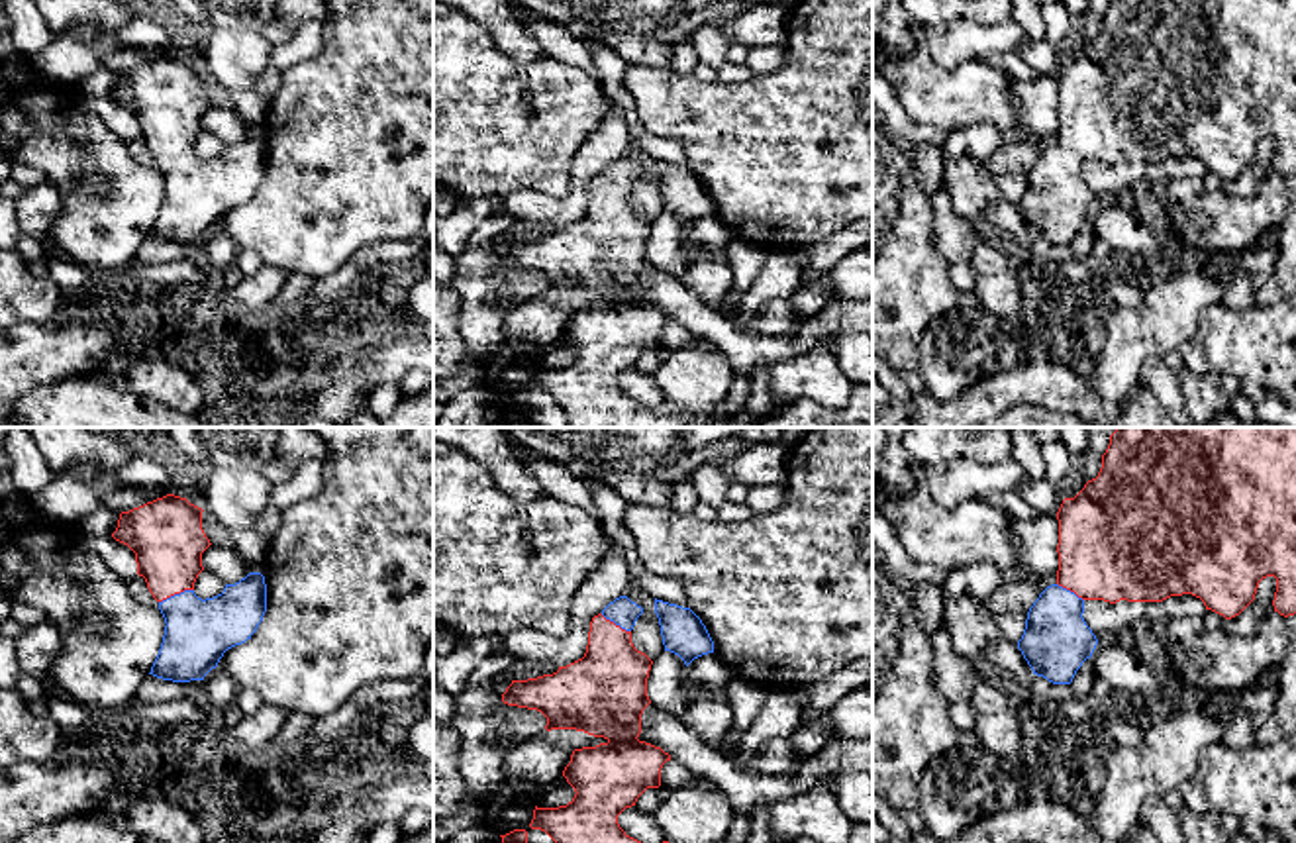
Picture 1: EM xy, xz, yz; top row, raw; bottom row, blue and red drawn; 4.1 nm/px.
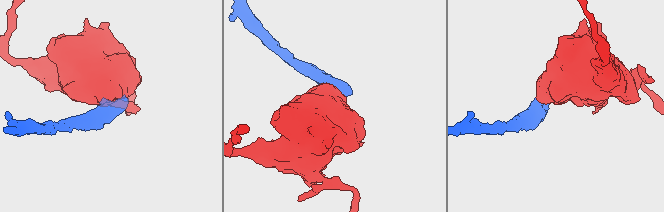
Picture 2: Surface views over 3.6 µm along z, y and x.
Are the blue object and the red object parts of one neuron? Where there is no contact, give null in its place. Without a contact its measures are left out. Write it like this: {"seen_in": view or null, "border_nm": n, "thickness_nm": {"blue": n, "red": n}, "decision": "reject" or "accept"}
{"seen_in": "xy", "border_nm": 160, "thickness_nm": {"blue": 280, "red": 300}, "decision": "accept"}

